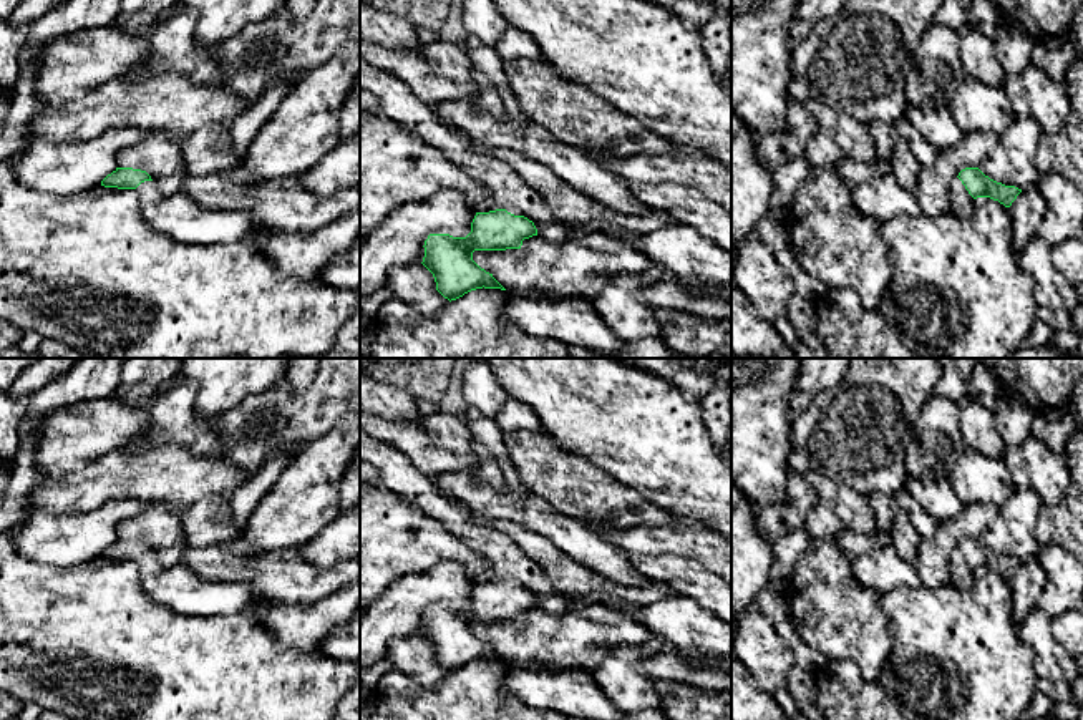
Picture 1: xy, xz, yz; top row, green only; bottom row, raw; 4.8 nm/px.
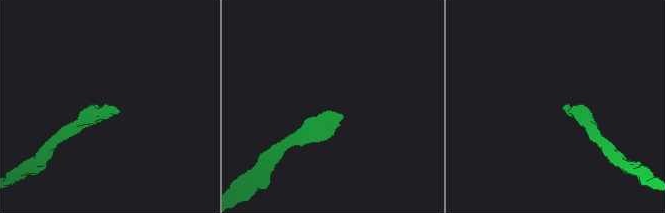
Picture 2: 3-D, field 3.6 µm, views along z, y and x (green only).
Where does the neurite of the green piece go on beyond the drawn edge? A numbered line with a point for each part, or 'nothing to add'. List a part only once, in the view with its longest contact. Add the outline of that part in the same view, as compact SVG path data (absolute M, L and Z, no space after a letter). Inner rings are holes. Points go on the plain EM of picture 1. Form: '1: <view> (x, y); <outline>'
1: yz (961, 573); M955 549L950 556L950 582L954 582L959 589L974 587L974 569L959 549Z

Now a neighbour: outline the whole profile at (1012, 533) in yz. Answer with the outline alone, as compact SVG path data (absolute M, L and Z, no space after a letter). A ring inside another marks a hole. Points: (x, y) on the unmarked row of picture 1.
M1015 486L979 541L1005 557L1018 561L1038 557L1042 546L1035 538L1035 526L1040 509L1042 499L1035 489Z

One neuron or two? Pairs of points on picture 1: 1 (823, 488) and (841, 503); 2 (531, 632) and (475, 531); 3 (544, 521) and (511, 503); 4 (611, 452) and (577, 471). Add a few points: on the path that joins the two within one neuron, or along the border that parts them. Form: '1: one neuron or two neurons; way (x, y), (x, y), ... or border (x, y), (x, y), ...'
1: one neuron; way (828, 490), (836, 498)
2: two neurons; border (571, 604), (559, 616), (549, 616), (538, 608)
3: one neuron; way (536, 515), (519, 511)
4: two neurons; border (558, 443), (624, 485)

